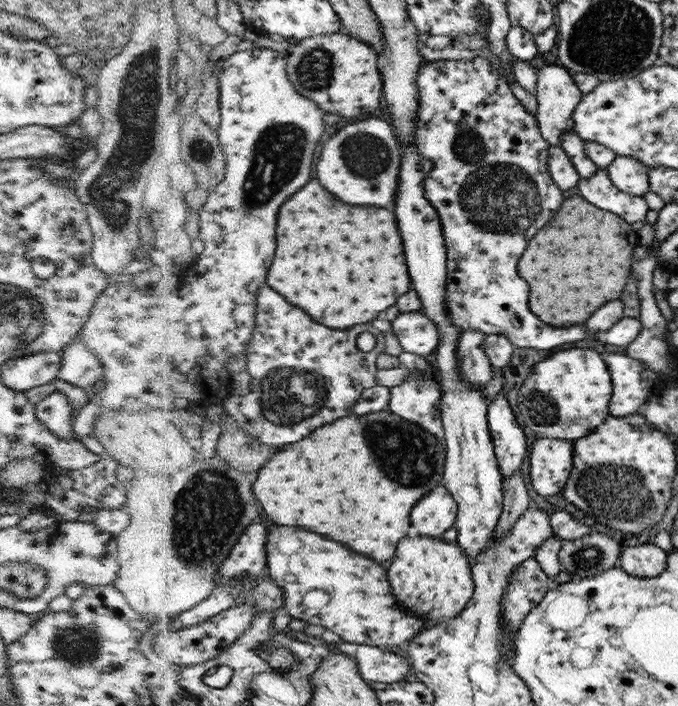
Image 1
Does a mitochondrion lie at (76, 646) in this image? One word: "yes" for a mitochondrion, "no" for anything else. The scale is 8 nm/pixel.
yes

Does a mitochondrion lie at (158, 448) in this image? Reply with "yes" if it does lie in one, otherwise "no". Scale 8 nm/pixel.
no

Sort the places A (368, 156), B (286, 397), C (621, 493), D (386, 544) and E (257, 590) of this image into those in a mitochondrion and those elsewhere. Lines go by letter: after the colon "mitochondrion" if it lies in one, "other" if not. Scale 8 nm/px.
A: mitochondrion
B: mitochondrion
C: mitochondrion
D: other
E: other

